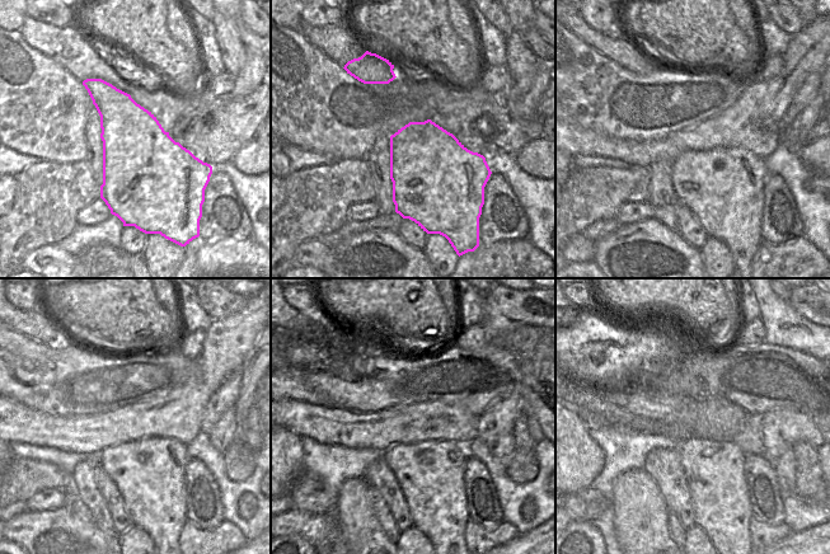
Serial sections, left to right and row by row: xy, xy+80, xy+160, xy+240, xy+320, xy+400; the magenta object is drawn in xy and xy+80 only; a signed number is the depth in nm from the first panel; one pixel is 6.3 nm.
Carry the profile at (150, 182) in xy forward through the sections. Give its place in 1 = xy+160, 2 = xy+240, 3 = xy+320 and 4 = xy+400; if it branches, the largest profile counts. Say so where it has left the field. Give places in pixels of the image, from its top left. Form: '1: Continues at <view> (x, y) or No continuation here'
1: Continues at xy+160 (723, 187)
2: Continues at xy+240 (149, 473)
3: Continues at xy+320 (431, 474)
4: Continues at xy+400 (713, 470)

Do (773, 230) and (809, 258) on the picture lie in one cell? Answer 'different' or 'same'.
different

